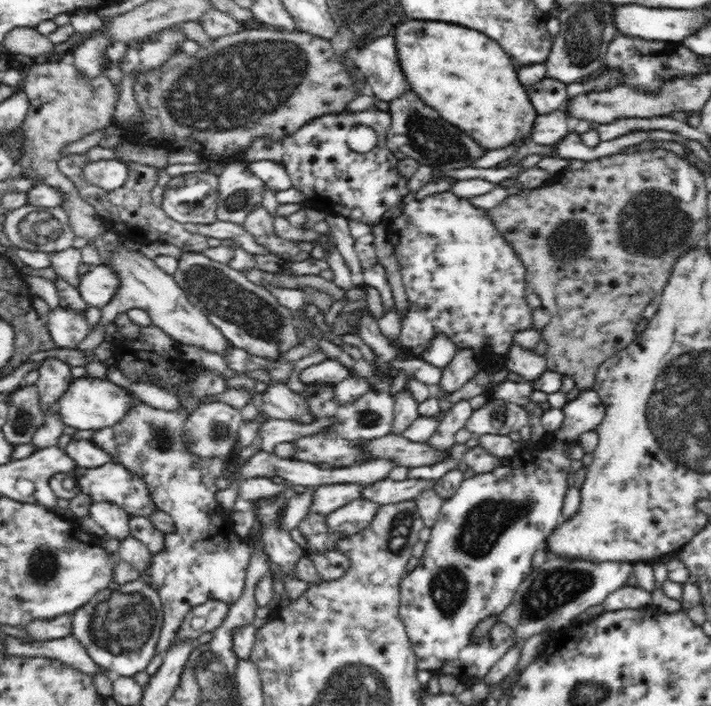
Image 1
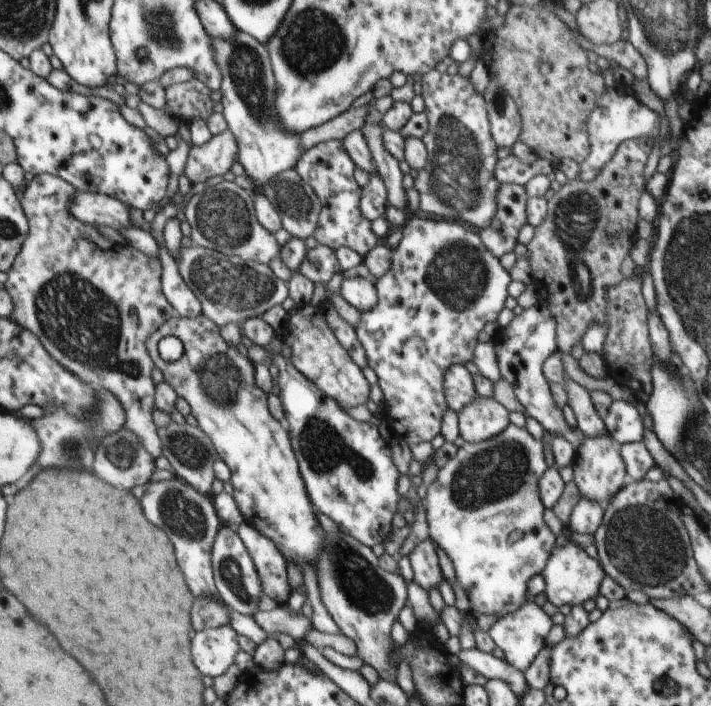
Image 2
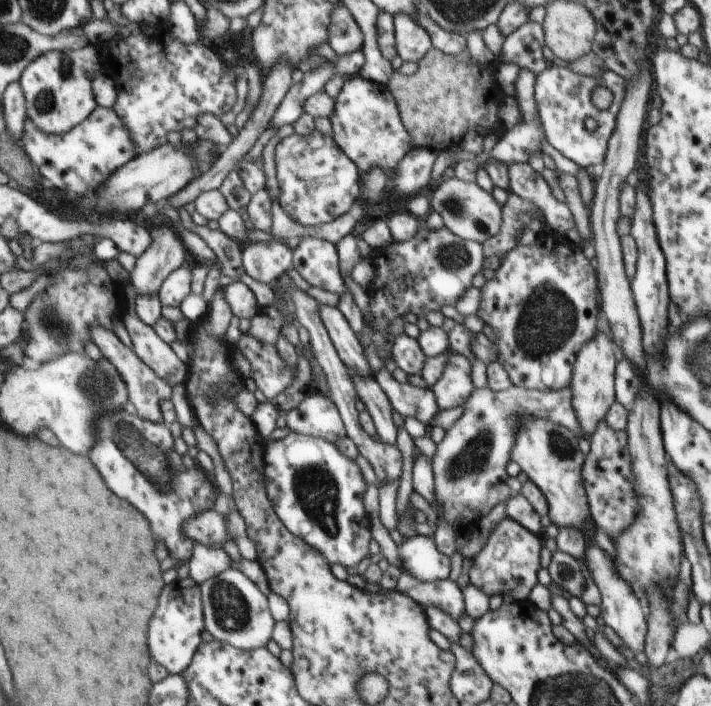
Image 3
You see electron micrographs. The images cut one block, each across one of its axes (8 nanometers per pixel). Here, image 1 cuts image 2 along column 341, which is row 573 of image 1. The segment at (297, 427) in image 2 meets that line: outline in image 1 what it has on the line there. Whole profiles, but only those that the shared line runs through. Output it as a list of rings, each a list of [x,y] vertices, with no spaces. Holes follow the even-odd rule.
[[[593,388],[581,390],[575,399],[562,406],[564,420],[558,429],[547,433],[541,442],[526,452],[513,456],[508,464],[464,479],[456,493],[443,501],[430,538],[425,542],[420,563],[400,582],[400,619],[417,658],[417,670],[428,670],[438,675],[452,673],[461,683],[474,677],[483,680],[494,663],[515,646],[514,631],[504,622],[496,622],[478,643],[471,642],[471,633],[485,617],[504,612],[518,586],[533,572],[531,565],[535,552],[544,545],[545,538],[564,522],[562,503],[572,466],[568,448],[578,442],[580,434],[594,430],[602,422],[605,410],[602,399]]]

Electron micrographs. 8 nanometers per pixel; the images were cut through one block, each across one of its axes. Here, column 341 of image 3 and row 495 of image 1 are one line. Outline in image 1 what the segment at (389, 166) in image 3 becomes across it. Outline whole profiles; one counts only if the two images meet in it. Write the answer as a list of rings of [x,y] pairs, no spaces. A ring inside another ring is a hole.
[[[107,462],[96,468],[76,467],[73,472],[78,479],[80,491],[88,494],[92,502],[108,501],[122,507],[128,516],[138,515],[148,517],[158,508],[151,501],[149,490],[143,478],[138,478],[118,462]]]

